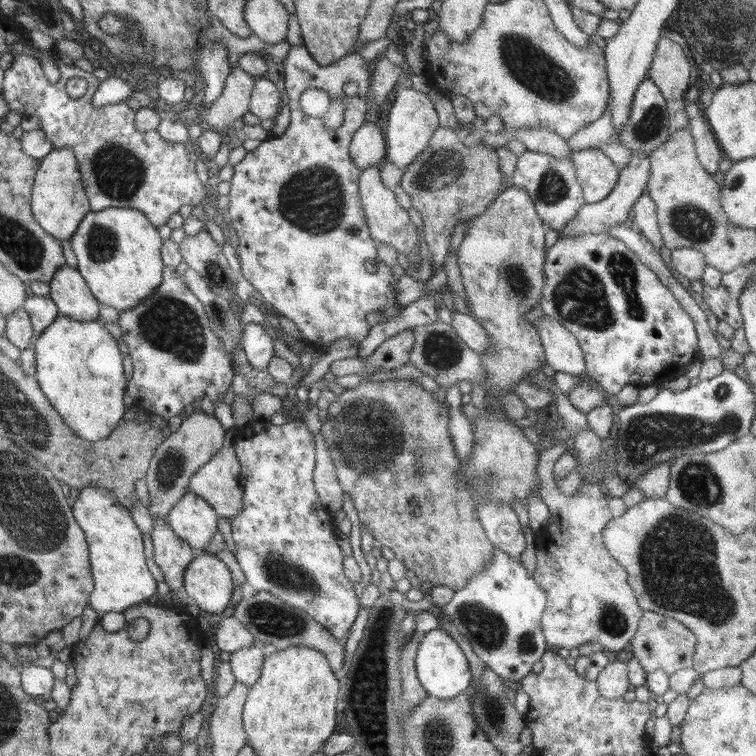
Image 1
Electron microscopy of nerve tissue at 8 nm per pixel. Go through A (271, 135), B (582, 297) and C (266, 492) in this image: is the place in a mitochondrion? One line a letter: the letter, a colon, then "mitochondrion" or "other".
A: other
B: mitochondrion
C: other

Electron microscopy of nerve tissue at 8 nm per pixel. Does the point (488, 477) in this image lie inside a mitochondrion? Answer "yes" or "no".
yes

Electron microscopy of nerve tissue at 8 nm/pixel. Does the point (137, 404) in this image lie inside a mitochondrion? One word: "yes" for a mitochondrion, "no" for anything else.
no

